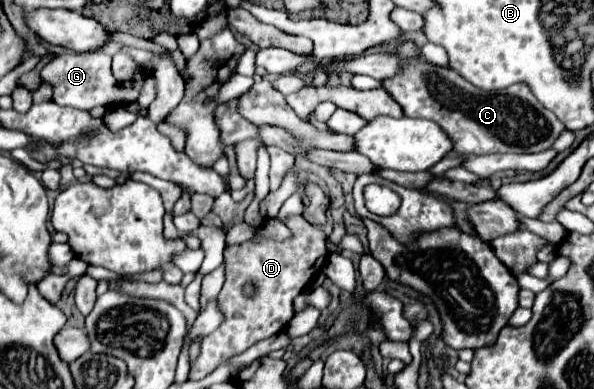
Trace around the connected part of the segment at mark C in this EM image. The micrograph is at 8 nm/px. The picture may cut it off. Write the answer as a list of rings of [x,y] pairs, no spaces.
[[[402,40],[388,52],[398,58],[400,66],[396,76],[384,78],[382,88],[402,106],[404,116],[426,118],[436,122],[448,138],[452,138],[454,152],[466,154],[492,154],[492,152],[542,152],[564,130],[564,124],[546,110],[532,90],[524,84],[514,84],[498,92],[484,92],[460,78],[456,70],[432,66],[420,58],[420,48],[412,40]]]

